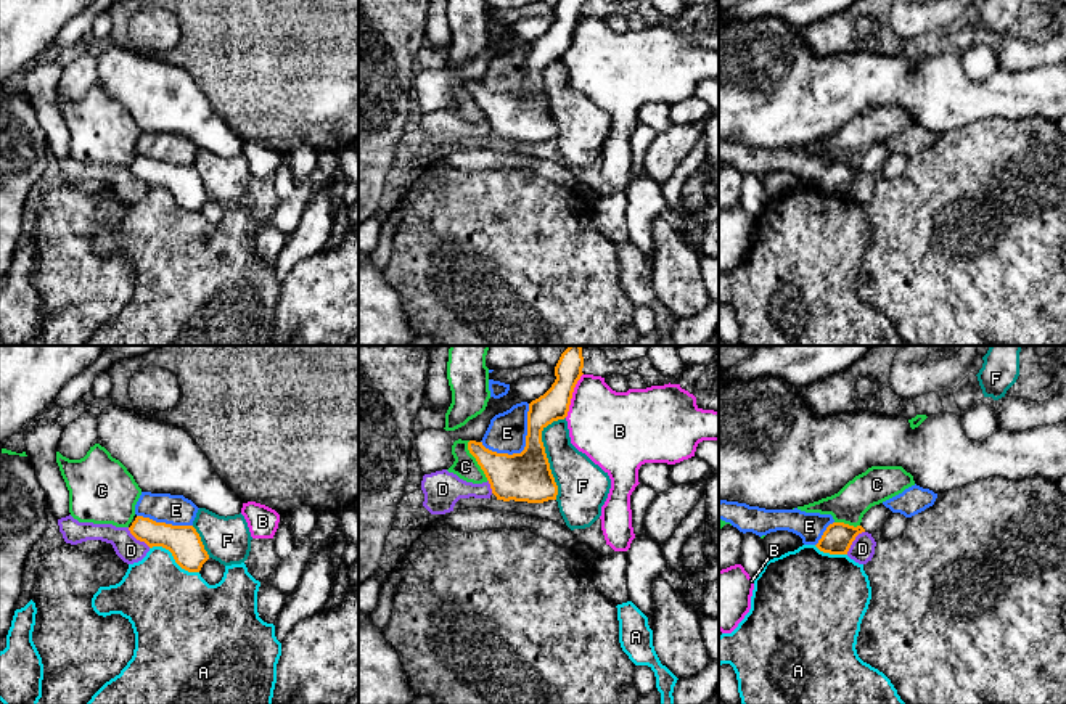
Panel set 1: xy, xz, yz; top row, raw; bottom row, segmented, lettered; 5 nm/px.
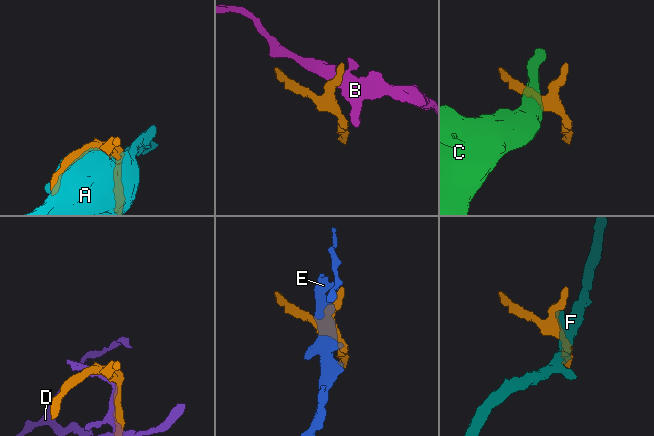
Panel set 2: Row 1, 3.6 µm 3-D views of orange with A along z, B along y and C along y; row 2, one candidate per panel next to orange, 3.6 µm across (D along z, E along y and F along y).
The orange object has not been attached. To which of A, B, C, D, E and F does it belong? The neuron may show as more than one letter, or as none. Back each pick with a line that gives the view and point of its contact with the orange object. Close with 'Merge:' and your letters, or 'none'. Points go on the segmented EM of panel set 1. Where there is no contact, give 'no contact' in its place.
Merge: none

